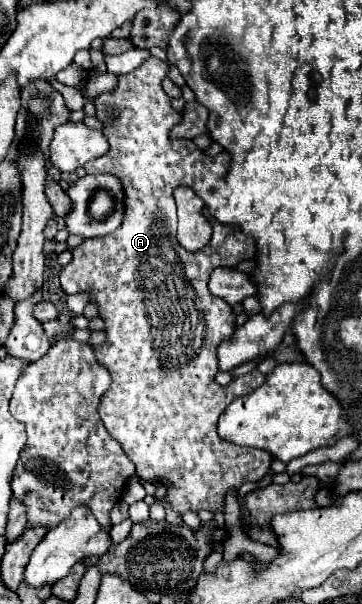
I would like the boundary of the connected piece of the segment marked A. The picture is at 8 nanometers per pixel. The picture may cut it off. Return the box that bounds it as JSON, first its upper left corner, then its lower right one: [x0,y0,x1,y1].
[59,56,273,524]

